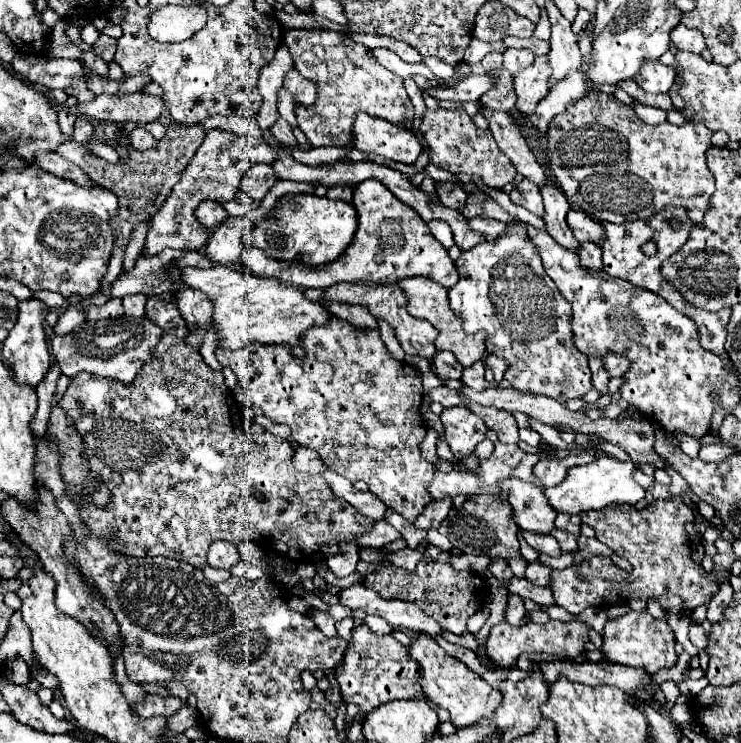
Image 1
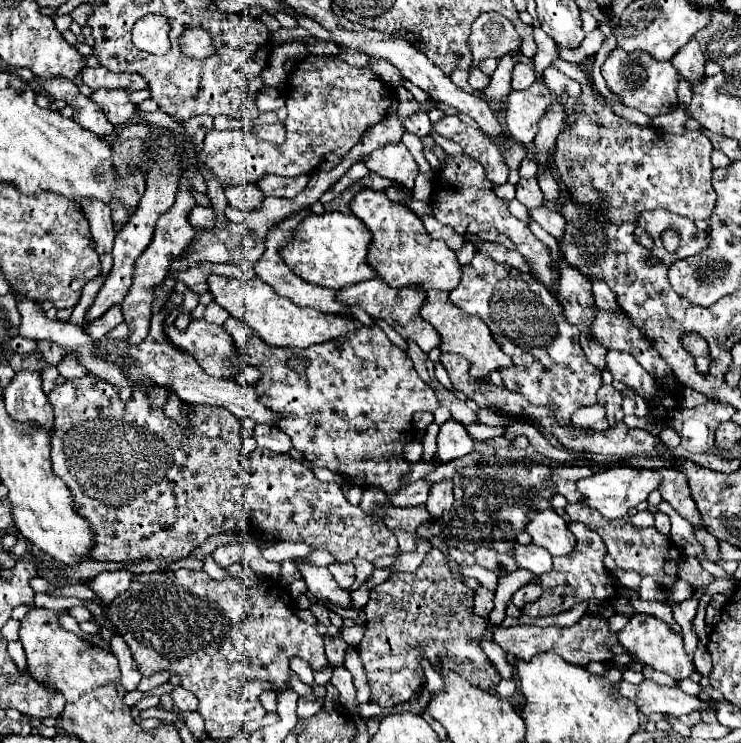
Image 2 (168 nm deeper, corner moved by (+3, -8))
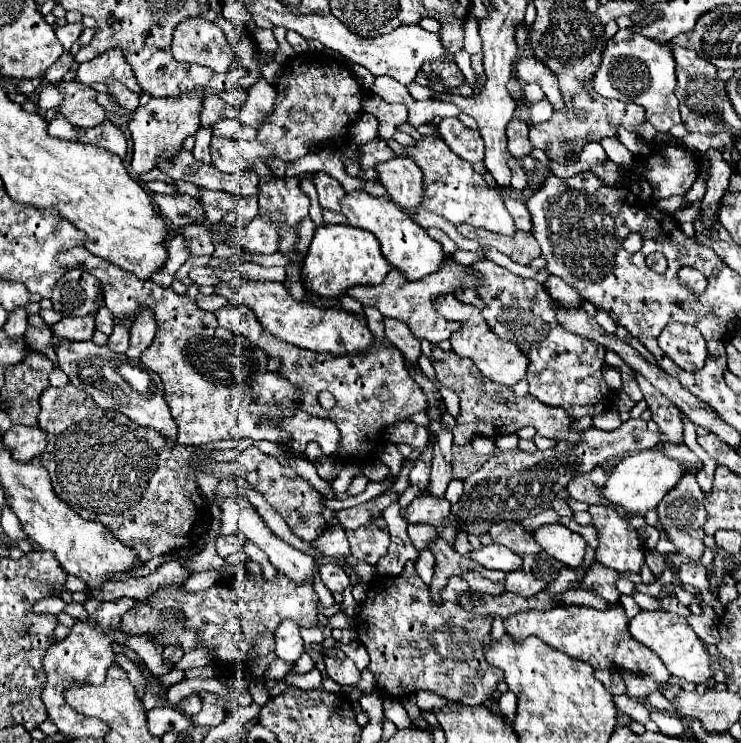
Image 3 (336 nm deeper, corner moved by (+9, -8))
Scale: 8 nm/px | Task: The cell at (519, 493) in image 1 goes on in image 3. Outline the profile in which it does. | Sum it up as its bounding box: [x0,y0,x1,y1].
[534,523,586,565]

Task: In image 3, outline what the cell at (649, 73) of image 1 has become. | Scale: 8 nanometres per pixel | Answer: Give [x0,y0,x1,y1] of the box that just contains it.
[592,29,680,133]

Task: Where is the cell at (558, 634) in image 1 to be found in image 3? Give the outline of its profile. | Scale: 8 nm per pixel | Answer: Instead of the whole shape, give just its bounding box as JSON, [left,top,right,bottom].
[504,603,670,689]

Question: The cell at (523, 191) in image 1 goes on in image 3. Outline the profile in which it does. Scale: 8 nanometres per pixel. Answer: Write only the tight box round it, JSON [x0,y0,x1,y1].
[510,159,528,191]

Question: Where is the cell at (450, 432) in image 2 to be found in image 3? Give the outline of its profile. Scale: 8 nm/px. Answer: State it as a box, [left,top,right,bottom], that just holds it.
[410,441,434,489]

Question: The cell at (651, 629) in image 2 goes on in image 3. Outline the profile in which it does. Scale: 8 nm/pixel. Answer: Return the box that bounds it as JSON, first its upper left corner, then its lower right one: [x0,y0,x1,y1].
[628,611,712,683]

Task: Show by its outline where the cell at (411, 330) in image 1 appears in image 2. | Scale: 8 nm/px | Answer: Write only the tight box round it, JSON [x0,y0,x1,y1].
[338,277,440,353]

